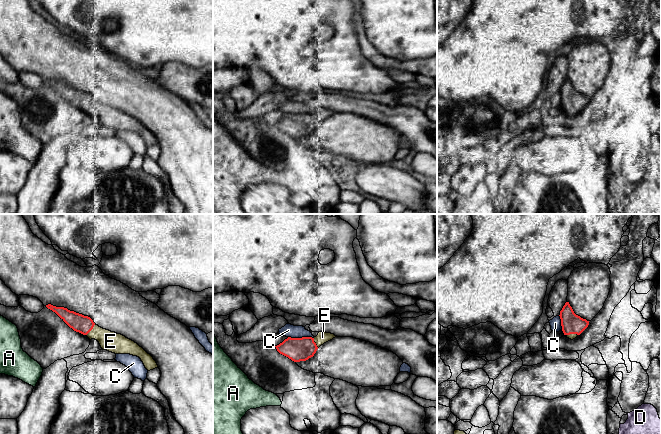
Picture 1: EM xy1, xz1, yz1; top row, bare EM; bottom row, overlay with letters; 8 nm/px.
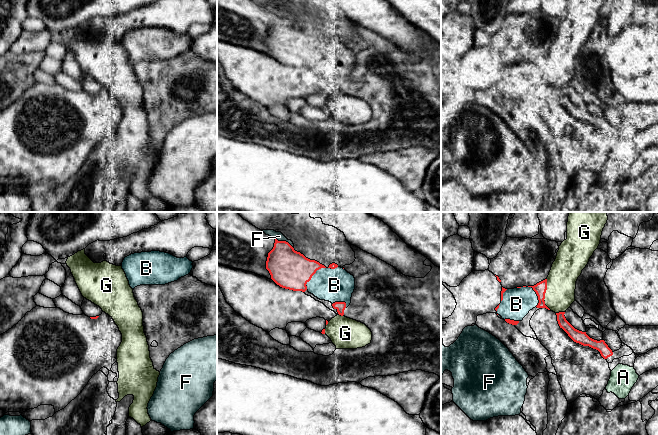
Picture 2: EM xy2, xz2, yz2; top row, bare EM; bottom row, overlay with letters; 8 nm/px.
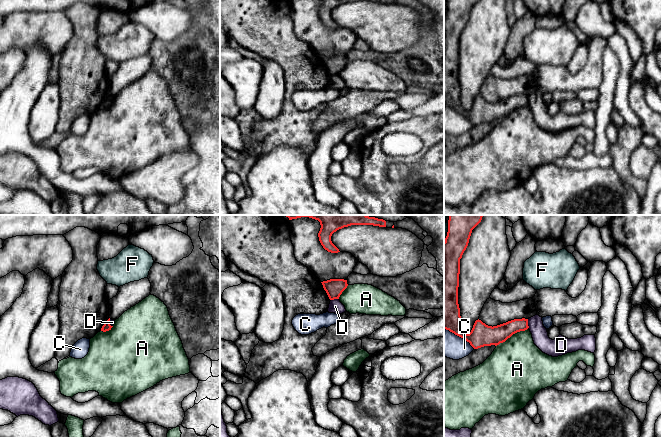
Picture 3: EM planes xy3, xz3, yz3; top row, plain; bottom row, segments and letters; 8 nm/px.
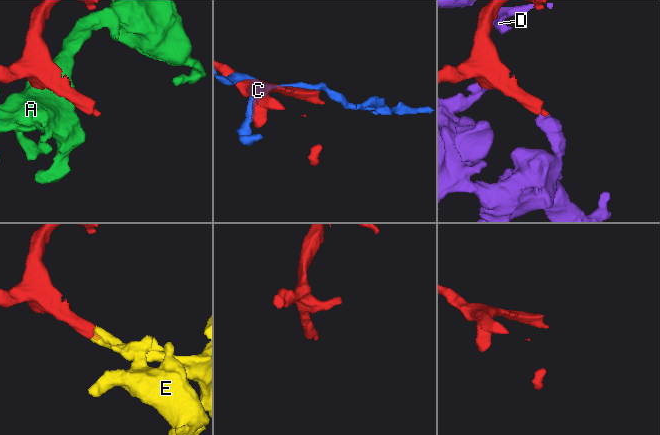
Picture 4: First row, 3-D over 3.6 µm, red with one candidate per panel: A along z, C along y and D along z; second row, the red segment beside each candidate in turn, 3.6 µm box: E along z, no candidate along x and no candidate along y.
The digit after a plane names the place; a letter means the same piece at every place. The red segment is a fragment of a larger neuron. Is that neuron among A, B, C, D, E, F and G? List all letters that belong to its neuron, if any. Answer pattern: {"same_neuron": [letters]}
{"same_neuron": ["B", "E"]}

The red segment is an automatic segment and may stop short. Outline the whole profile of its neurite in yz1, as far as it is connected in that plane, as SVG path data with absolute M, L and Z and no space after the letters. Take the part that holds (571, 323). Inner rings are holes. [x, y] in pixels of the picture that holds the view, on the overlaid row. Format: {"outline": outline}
{"outline": "M569 302L565 303L559 316L561 319L562 331L564 335L571 340L580 335L589 325L589 321L574 313Z"}

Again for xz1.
{"outline": "M319 332L314 338L302 337L302 338L291 338L288 337L282 343L275 346L277 351L288 357L294 362L306 361L313 357L317 349L324 343L335 338L334 334Z"}

